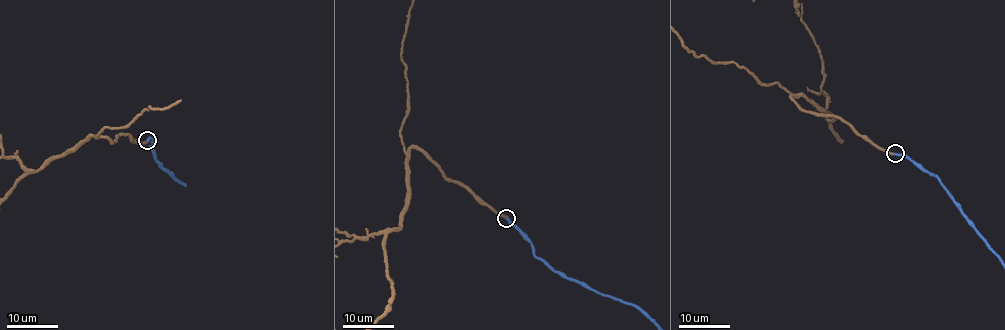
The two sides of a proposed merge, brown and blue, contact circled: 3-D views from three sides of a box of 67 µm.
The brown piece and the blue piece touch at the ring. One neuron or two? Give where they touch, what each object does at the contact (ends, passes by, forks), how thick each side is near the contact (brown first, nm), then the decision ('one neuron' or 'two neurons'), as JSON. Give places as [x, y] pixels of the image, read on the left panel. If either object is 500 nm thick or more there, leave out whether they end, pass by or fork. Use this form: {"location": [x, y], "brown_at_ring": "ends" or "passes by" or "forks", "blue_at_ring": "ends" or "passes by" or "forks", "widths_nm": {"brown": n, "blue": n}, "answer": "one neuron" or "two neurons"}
{"location": [147, 140], "brown_at_ring": "ends", "blue_at_ring": "ends", "widths_nm": {"brown": 240, "blue": 240}, "answer": "one neuron"}

